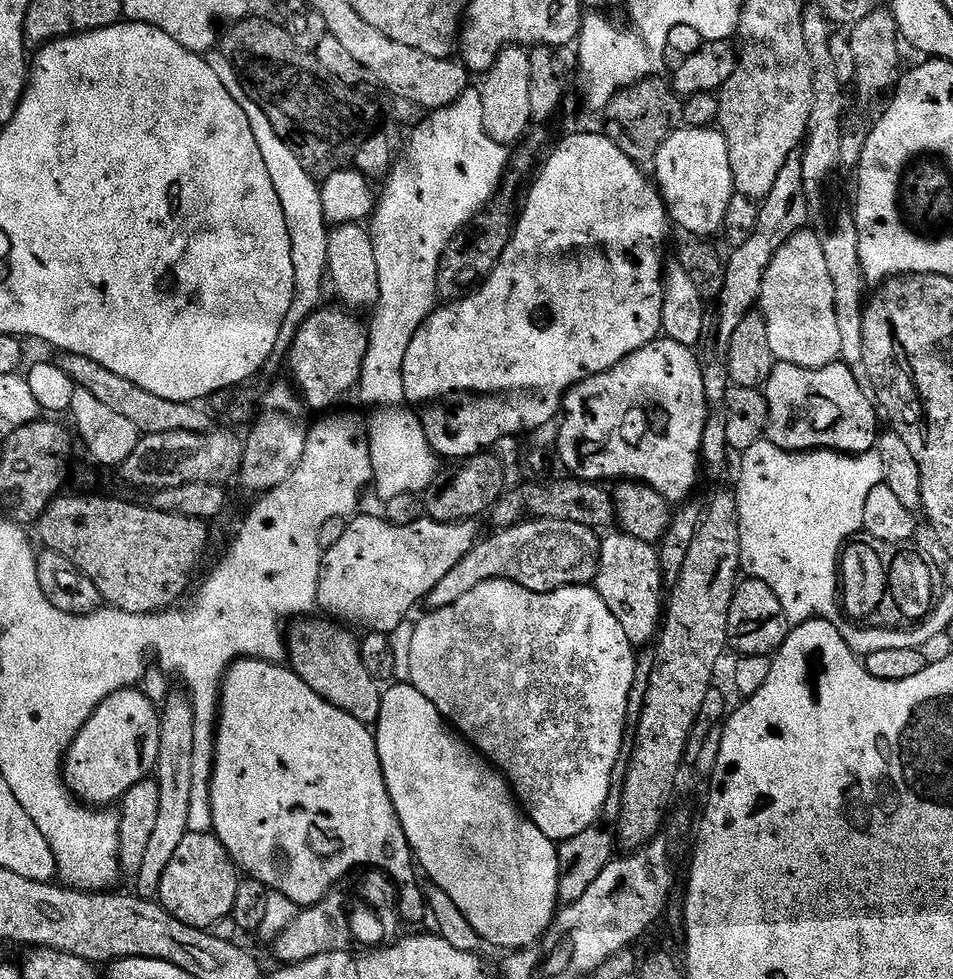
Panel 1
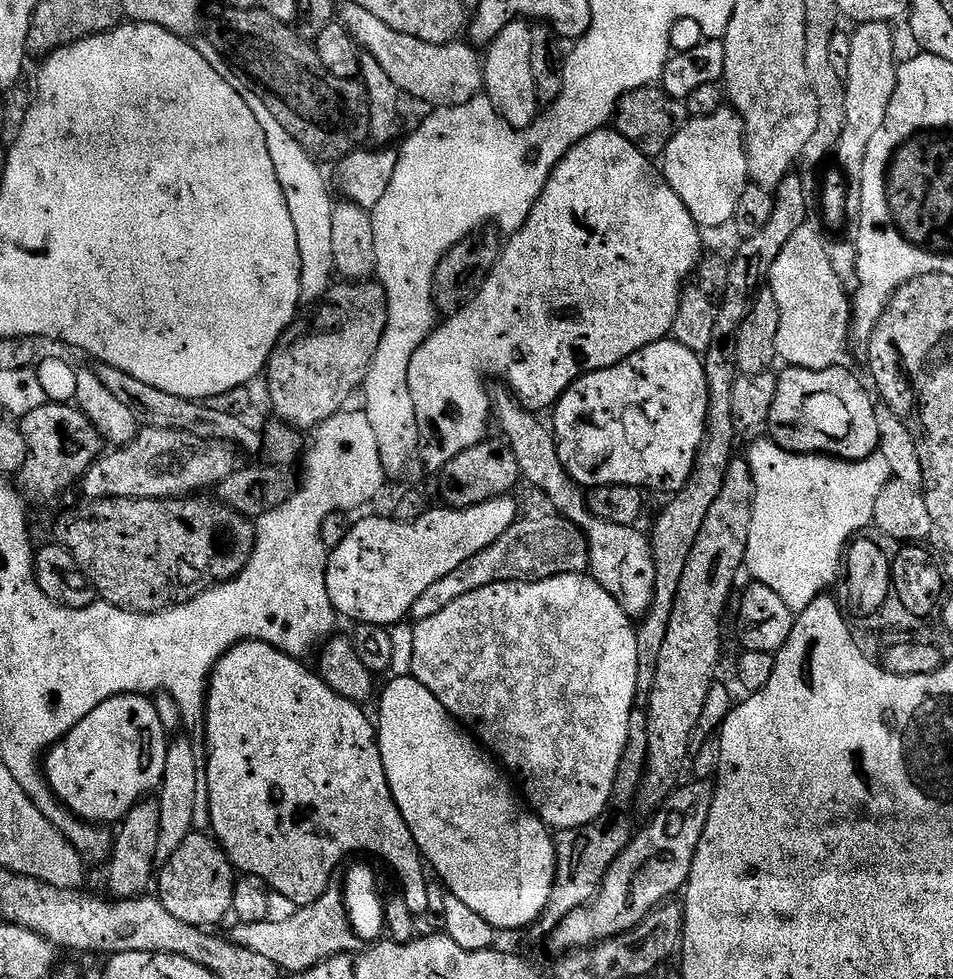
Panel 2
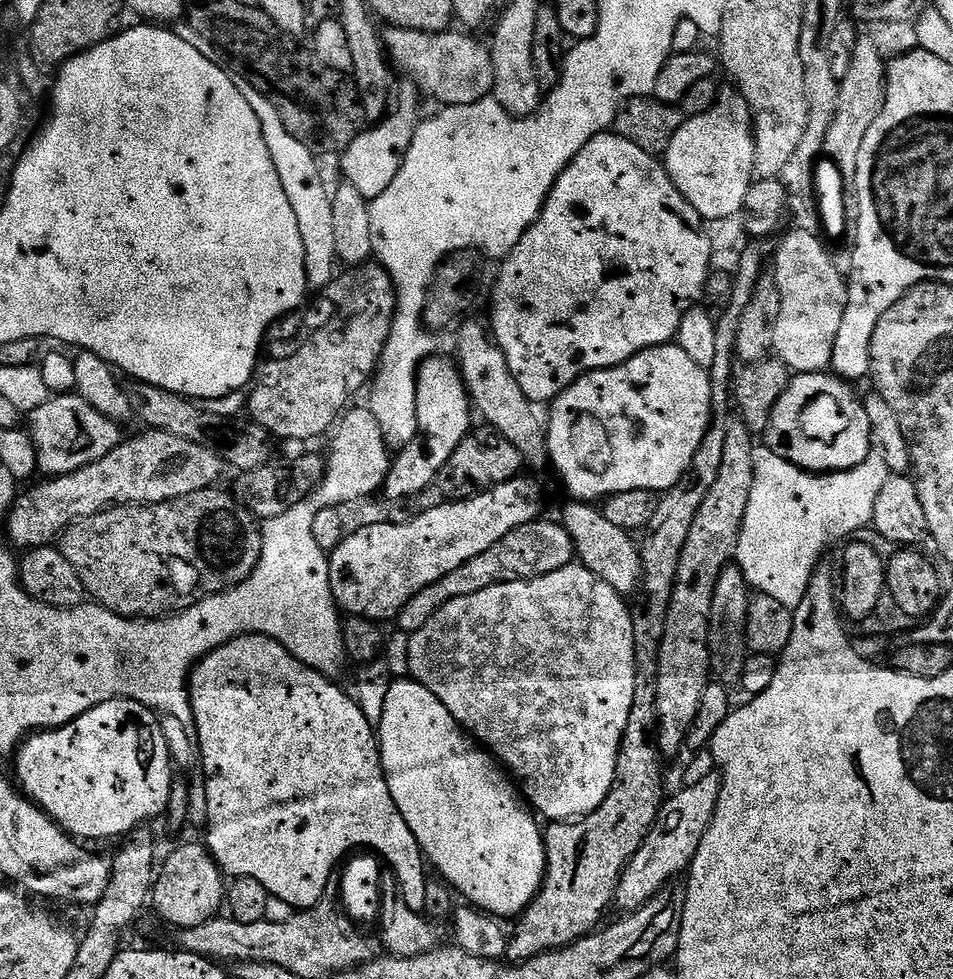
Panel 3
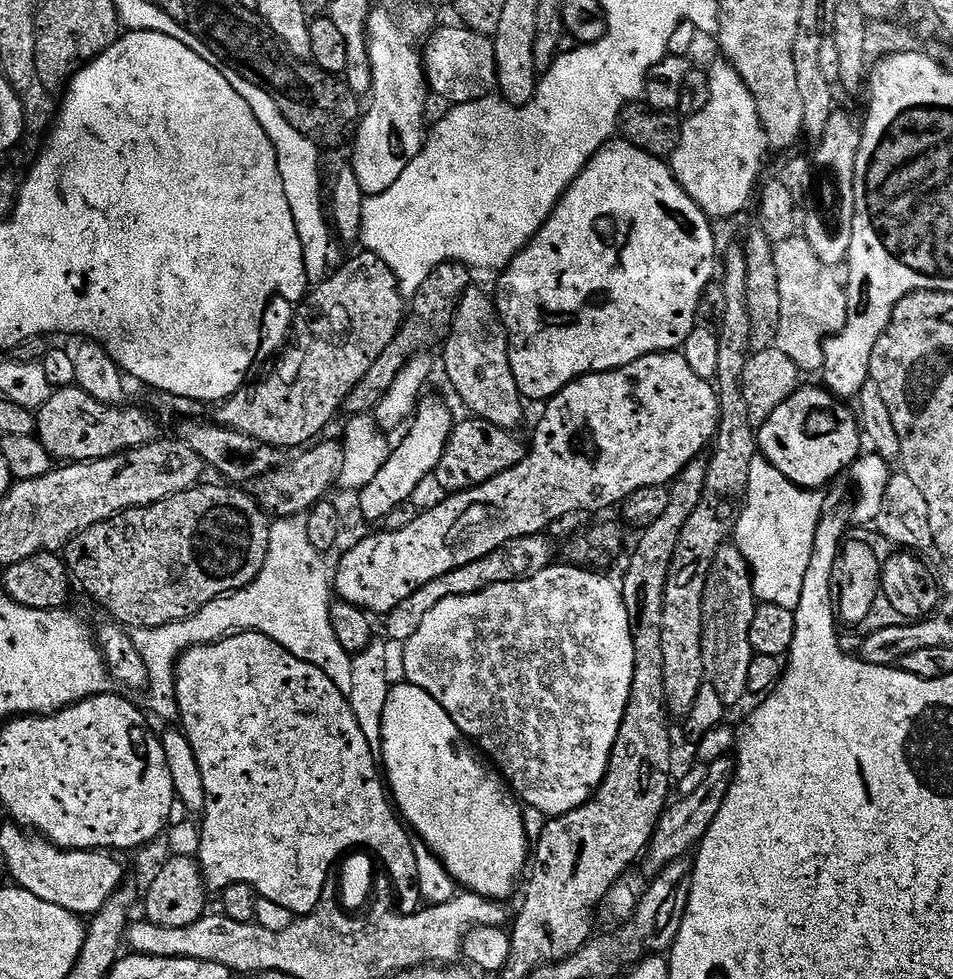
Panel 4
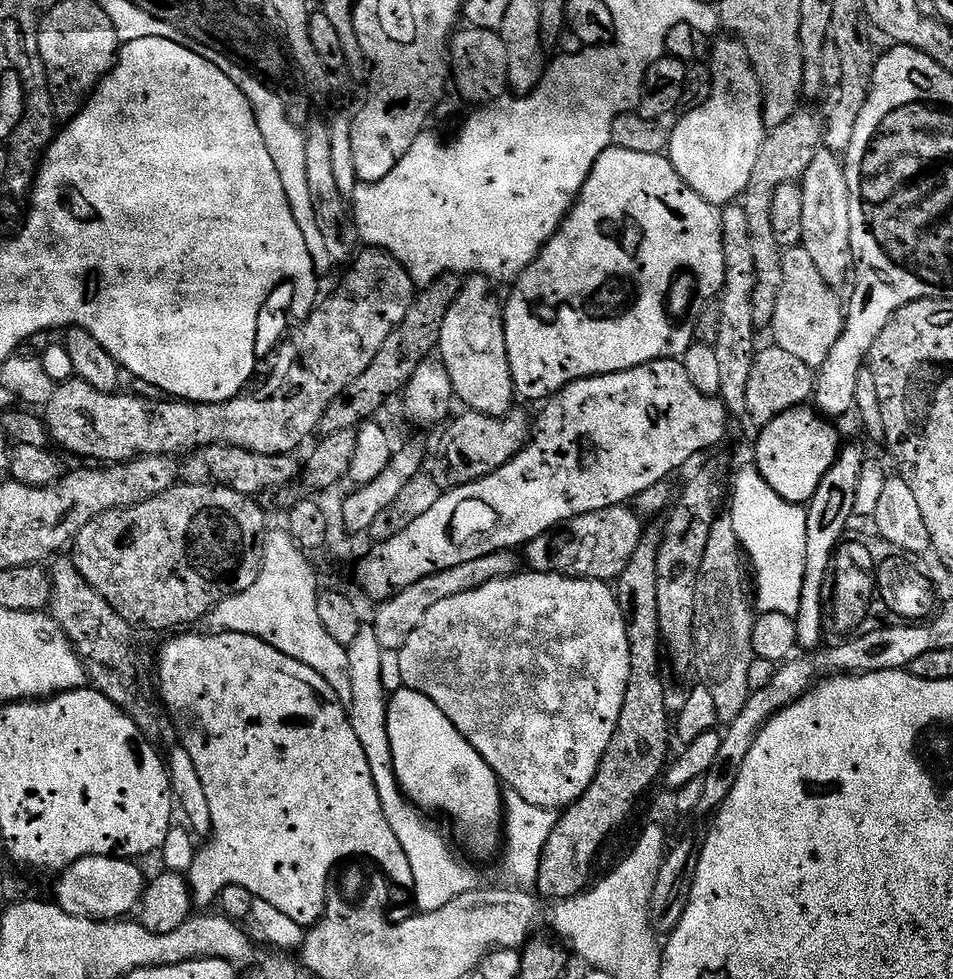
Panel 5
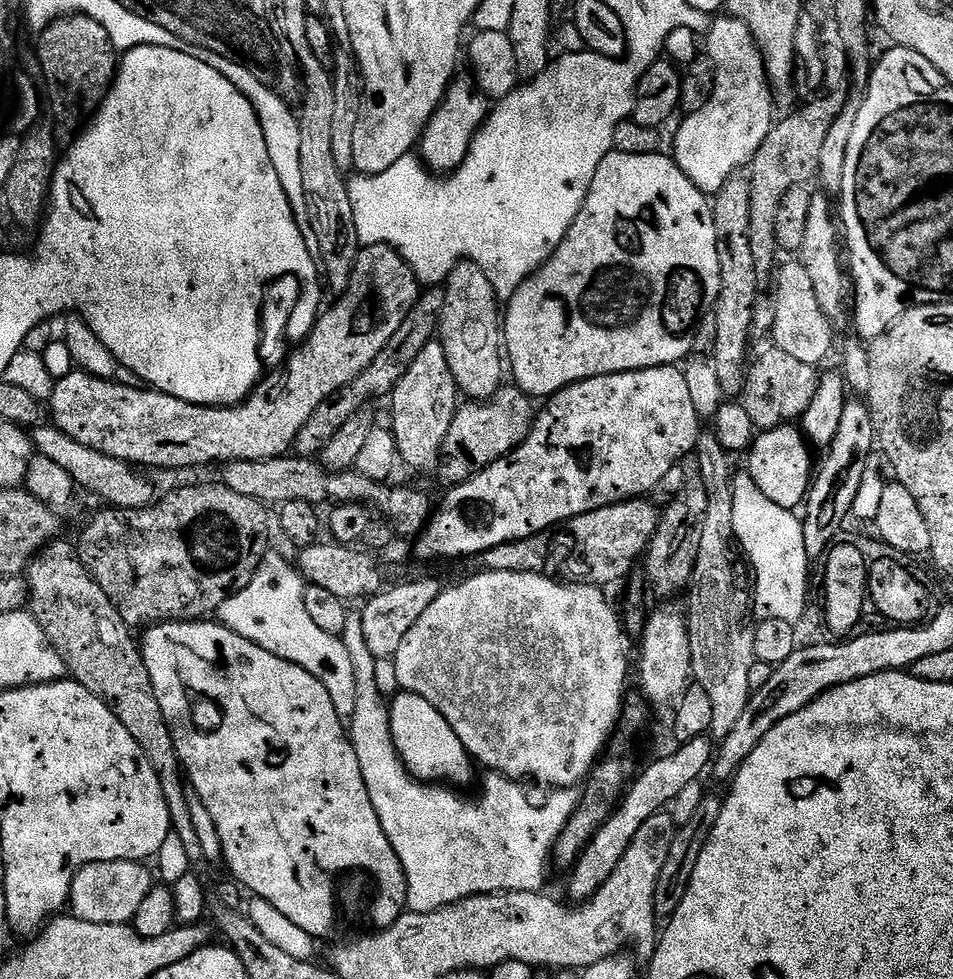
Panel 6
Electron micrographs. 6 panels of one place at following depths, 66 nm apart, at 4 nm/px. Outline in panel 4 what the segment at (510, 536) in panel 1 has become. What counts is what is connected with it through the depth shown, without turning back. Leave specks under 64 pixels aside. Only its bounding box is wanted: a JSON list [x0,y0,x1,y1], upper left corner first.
[384,534,554,642]

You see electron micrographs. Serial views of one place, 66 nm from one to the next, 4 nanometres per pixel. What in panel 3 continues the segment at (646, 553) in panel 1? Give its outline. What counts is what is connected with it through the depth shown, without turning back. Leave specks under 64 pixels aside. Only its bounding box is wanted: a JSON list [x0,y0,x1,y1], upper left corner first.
[456,319,642,597]

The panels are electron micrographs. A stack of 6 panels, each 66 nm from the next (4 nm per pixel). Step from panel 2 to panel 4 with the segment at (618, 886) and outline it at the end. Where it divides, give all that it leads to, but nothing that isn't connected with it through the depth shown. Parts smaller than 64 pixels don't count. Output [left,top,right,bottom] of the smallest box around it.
[643,755,735,874]

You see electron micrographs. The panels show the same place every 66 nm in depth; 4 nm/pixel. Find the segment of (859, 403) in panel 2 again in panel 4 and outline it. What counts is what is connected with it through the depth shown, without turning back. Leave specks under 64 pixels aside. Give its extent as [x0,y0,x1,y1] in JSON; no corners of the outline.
[758,388,862,490]

